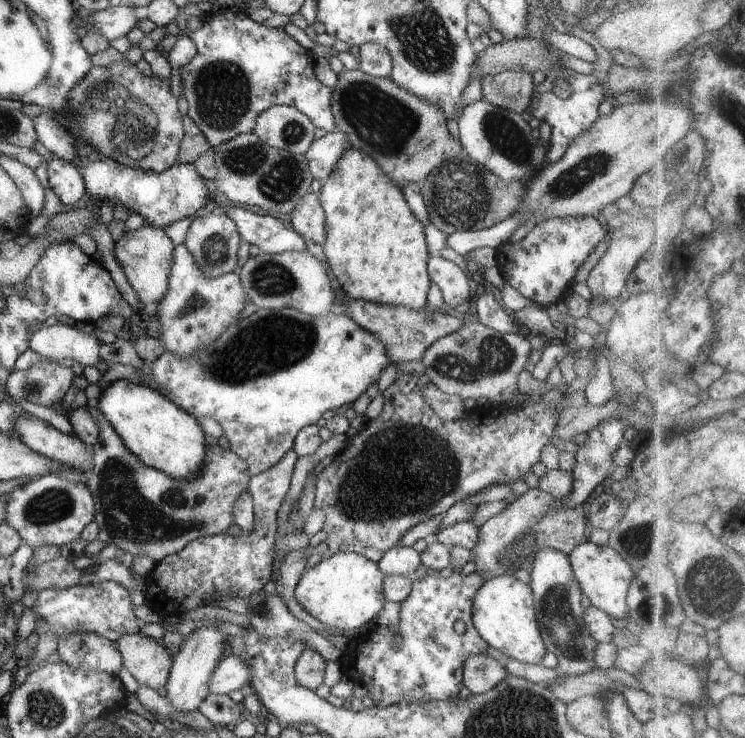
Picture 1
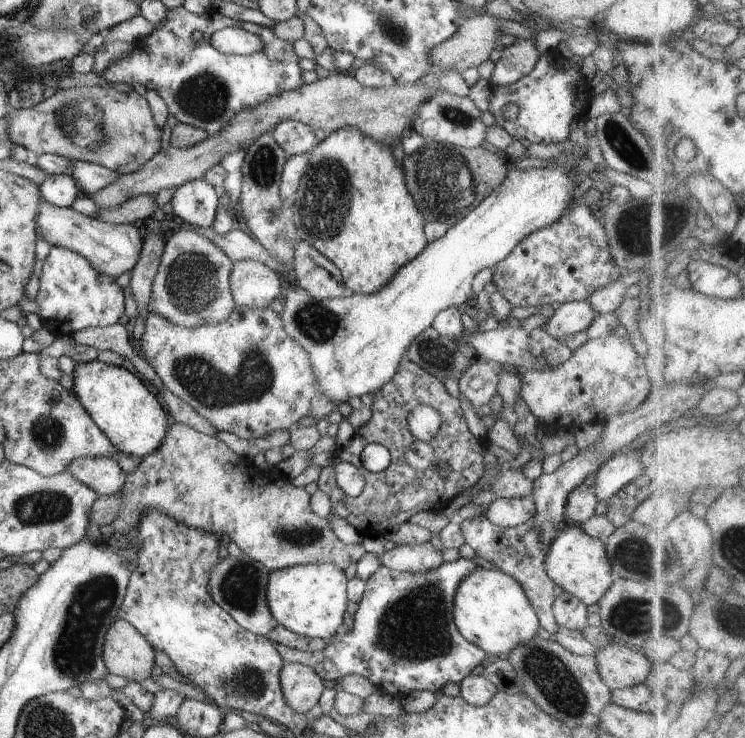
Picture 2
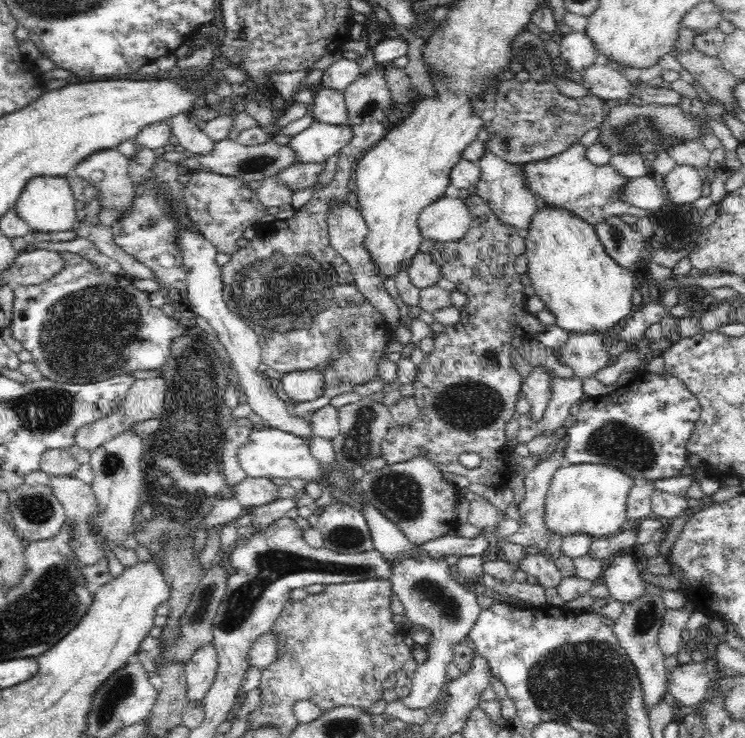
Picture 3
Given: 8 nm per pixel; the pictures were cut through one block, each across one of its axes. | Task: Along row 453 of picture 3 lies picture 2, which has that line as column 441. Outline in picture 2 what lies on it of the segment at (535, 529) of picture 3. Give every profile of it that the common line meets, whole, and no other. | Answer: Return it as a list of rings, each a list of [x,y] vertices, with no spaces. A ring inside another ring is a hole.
[[[430,543],[420,545],[396,545],[390,552],[380,556],[381,564],[392,571],[404,573],[426,573],[439,568],[443,564],[442,552],[435,550]]]

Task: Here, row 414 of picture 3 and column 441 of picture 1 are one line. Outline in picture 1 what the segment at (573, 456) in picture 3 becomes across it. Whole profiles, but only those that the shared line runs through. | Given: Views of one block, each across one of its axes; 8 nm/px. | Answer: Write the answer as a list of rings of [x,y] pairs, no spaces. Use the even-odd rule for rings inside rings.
[[[454,572],[448,578],[436,578],[436,576],[424,575],[423,577],[412,576],[412,592],[400,604],[400,634],[401,646],[393,648],[393,635],[387,627],[377,625],[376,630],[368,635],[366,640],[352,652],[352,658],[356,658],[356,674],[360,674],[360,682],[368,689],[368,695],[374,700],[375,707],[387,708],[392,704],[398,704],[402,700],[418,700],[418,702],[448,701],[459,696],[463,687],[463,669],[469,657],[487,655],[487,643],[478,635],[472,623],[472,600],[476,592],[482,588],[483,580],[480,572],[463,574]],[[462,620],[466,625],[464,634],[458,634],[454,630],[454,624]]]

